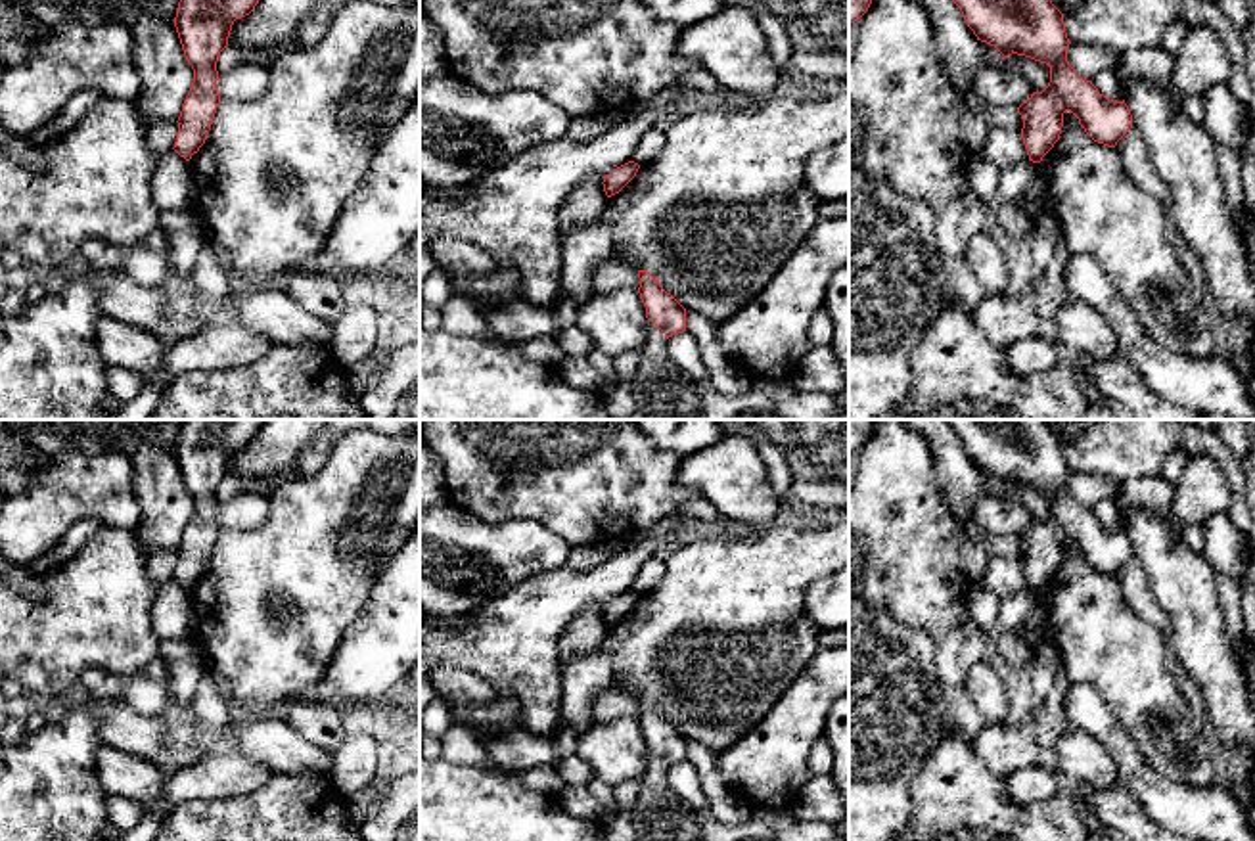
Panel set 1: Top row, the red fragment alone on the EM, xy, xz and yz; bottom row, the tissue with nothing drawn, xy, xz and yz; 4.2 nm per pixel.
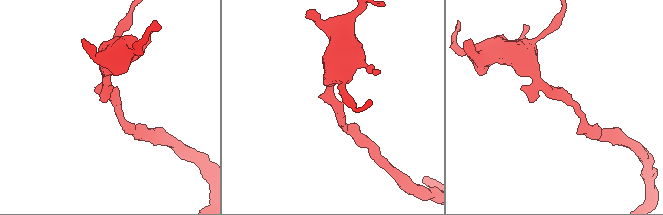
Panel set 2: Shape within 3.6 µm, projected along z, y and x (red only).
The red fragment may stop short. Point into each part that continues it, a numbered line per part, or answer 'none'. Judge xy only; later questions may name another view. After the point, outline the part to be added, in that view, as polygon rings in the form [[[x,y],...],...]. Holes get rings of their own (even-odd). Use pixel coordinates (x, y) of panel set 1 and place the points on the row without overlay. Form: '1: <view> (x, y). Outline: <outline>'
none

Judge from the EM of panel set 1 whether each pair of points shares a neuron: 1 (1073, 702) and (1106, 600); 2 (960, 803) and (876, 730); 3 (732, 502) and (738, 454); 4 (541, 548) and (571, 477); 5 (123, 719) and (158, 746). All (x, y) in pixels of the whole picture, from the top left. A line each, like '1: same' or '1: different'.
1: different
2: different
3: same
4: different
5: same

